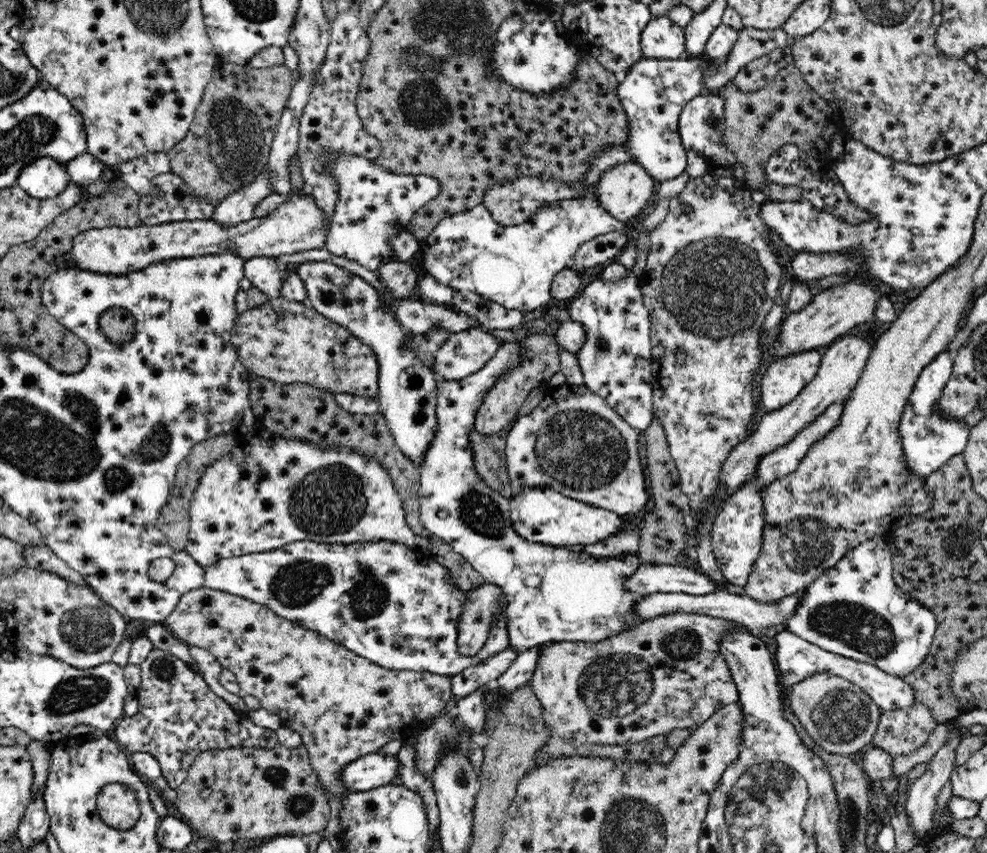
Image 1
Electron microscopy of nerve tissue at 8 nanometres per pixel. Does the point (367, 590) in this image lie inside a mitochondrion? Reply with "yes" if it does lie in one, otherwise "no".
yes

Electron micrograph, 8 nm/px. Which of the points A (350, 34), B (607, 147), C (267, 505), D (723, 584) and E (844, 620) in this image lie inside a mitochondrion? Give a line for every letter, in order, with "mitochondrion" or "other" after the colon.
A: other
B: other
C: other
D: other
E: mitochondrion

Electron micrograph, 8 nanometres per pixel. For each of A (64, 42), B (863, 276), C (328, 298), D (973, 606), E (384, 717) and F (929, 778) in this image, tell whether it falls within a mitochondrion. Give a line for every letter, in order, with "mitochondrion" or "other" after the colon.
A: other
B: other
C: other
D: other
E: other
F: other

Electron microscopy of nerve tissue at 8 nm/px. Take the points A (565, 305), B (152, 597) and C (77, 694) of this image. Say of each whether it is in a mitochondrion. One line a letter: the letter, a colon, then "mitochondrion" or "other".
A: other
B: other
C: mitochondrion

